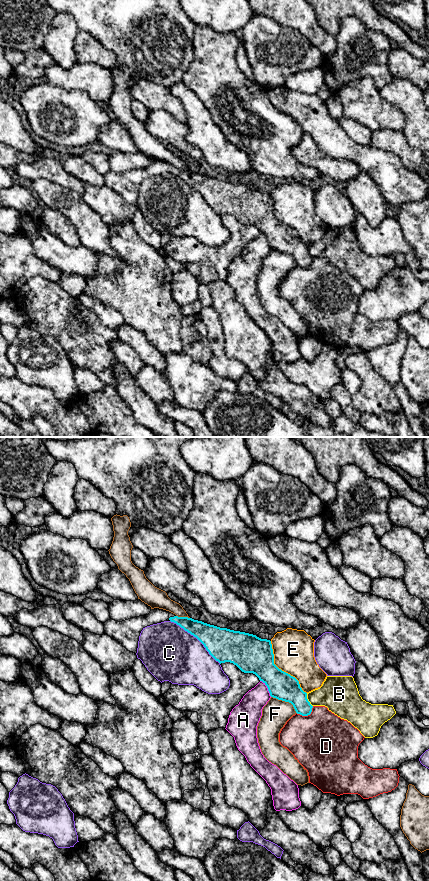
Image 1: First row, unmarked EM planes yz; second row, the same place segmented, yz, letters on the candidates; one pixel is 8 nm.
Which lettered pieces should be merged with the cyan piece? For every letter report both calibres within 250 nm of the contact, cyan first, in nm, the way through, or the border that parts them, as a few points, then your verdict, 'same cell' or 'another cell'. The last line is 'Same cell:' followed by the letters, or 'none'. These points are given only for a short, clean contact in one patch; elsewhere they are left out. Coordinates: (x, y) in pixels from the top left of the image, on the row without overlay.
A: 260 nm thick on the cyan side, 200 nm on the other; another cell
B: 220 nm thick on the cyan side, 280 nm on the other; another cell
C: 280 nm thick on the cyan side, 440 nm on the other; another cell
D: 190 nm thick on the cyan side, 480 nm on the other; another cell
E: 280 nm thick on the cyan side, 320 nm on the other; another cell
F: 220 nm thick on the cyan side, 220 nm on the other; another cell
Same cell: none

